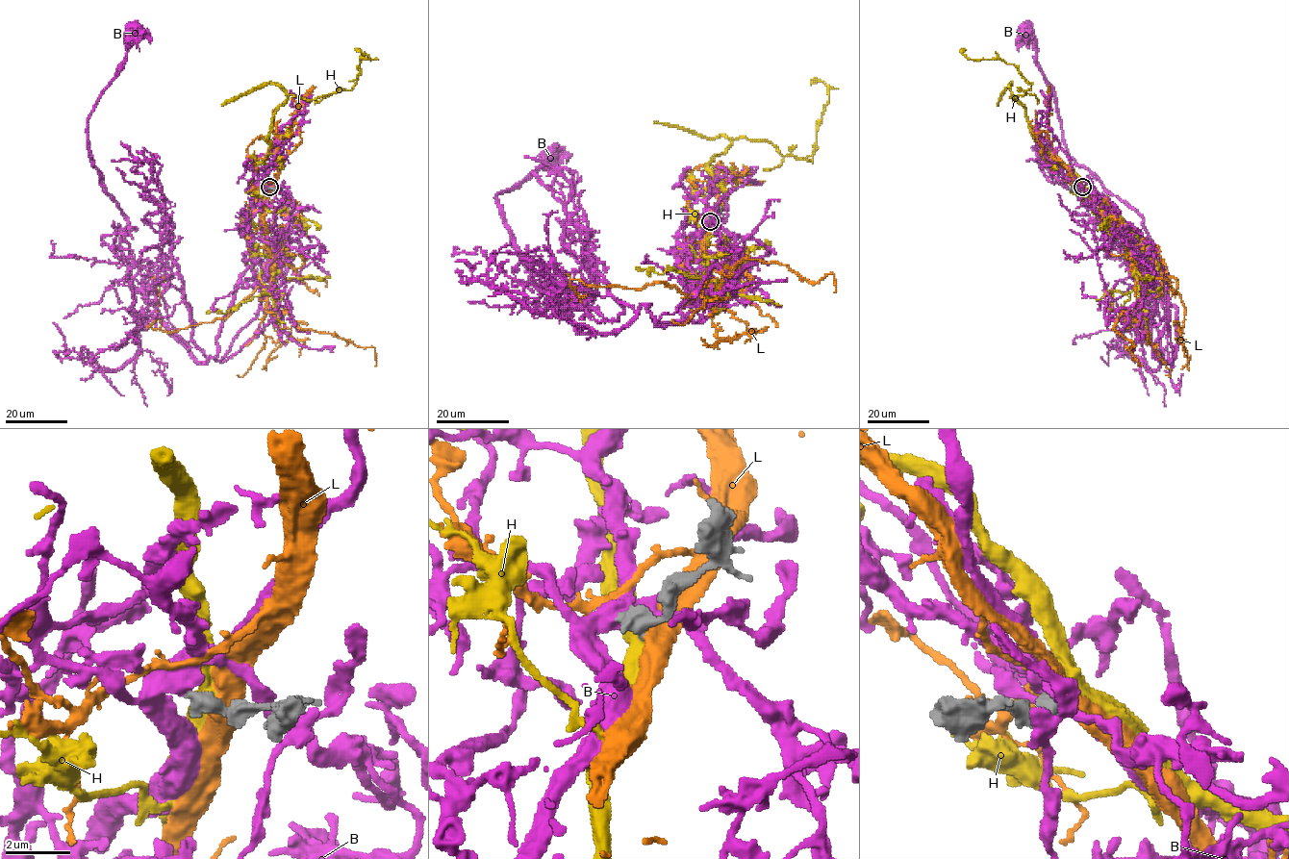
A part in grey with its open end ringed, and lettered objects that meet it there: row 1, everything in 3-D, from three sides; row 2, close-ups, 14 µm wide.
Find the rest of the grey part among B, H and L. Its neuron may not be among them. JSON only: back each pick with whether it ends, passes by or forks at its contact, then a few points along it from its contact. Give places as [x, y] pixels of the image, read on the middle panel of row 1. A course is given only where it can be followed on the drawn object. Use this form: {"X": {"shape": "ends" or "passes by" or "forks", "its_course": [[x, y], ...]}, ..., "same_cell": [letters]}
{"H": {"shape": "passes by", "its_course": [[711, 220], [708, 164], [732, 139], [812, 159], [828, 99], [822, 81], [810, 82]]}, "same_cell": ["H"]}

